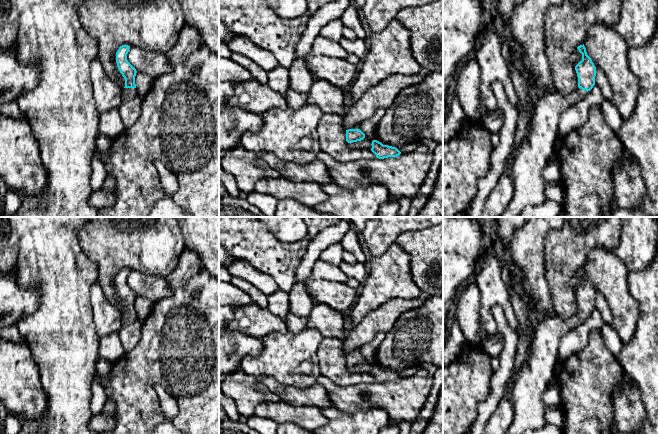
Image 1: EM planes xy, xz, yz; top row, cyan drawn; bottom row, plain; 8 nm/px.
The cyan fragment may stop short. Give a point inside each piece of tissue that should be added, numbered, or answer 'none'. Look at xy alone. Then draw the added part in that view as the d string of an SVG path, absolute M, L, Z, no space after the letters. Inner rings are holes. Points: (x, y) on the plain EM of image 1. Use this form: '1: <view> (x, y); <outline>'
1: xy (127, 317); M123 312L122 313L122 325L129 325L138 318L136 312Z

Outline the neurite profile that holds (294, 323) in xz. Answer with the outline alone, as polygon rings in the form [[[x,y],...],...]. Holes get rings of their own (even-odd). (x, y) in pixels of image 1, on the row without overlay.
[[[289,312],[285,319],[288,331],[297,333],[307,328],[308,319],[305,317],[298,317]]]

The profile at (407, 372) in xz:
[[[413,366],[413,367],[410,367],[410,368],[402,369],[400,372],[397,370],[396,372],[397,372],[401,377],[403,377],[403,378],[408,378],[408,377],[414,376],[419,369],[420,369],[420,368],[418,368],[417,366]]]

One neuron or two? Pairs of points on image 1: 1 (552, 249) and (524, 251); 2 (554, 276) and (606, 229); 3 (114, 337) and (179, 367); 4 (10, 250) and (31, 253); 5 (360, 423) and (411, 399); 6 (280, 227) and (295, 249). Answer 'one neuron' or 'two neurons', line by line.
1: two neurons
2: one neuron
3: two neurons
4: two neurons
5: two neurons
6: two neurons

